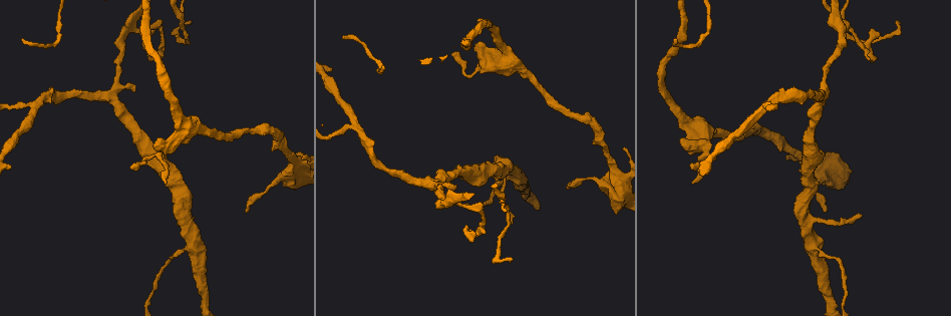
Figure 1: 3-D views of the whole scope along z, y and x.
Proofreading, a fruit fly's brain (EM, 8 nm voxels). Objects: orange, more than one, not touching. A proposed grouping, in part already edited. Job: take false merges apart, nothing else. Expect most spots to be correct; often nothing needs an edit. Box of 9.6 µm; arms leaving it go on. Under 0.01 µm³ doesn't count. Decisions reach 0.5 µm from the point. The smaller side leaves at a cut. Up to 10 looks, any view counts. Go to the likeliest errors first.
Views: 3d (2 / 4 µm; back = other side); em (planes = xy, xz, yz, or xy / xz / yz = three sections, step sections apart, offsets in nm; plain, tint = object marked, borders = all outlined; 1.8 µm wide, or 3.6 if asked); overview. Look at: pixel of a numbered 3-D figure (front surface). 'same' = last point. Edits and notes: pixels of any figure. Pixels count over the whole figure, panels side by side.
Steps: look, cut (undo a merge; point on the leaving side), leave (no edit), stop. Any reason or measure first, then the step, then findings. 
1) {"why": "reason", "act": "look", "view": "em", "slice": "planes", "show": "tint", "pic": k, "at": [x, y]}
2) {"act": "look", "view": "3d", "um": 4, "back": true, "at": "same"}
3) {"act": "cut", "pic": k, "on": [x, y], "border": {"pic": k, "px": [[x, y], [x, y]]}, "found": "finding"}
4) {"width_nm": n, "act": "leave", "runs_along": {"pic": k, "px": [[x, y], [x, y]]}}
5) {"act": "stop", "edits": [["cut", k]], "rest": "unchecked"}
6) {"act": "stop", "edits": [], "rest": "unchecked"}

{"act": "look", "view": "3d", "um": 2, "pic": 1, "at": [763, 108]}

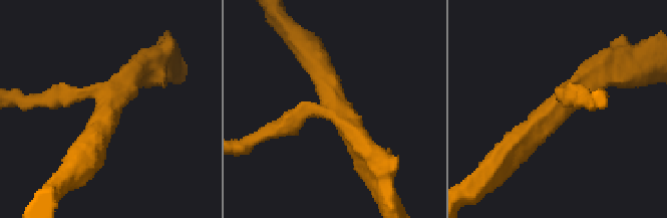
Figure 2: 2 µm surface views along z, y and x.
{"arms": 3, "why": "shape alone is not enough", "act": "look", "view": "em", "slice": "planes", "show": "tint", "pic": 2, "at": [340, 110]}

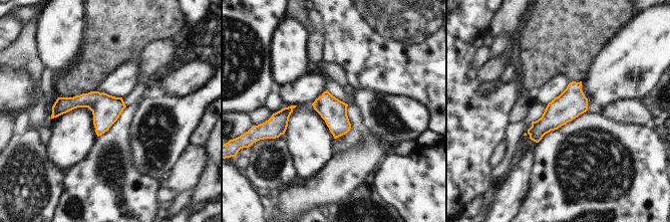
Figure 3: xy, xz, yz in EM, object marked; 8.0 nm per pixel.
{"act": "leave", "found": "all the same neuron"}

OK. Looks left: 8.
{"why": "abrupt turn", "act": "look", "view": "em", "um": 3.6, "slice": "yz", "step": 4, "show": "tint", "pic": 1, "at": [128, 30]}

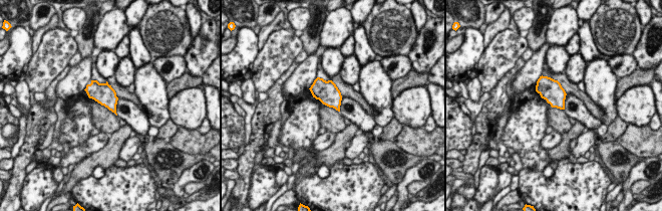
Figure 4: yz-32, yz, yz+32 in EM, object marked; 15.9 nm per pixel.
{"why": "cut it another way", "act": "look", "view": "em", "um": 3.6, "slice": "planes", "show": "tint", "at": "same"}

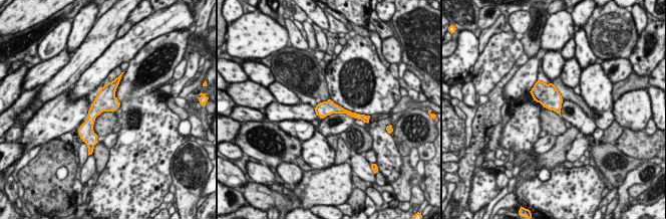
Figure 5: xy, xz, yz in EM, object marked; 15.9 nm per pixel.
{"act": "leave", "runs_along": {"pic": 5, "px": [[115, 81], [86, 130]]}, "found": "all the same neuron"}

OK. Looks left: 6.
{"why": "three-way junction", "act": "look", "view": "em", "slice": "planes", "show": "tint", "pic": 1, "at": [434, 185]}

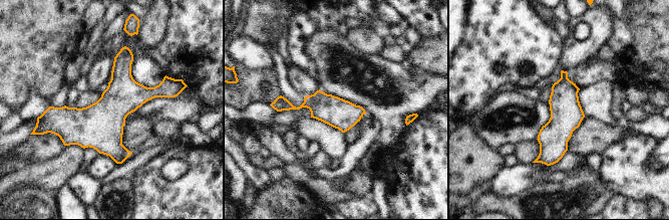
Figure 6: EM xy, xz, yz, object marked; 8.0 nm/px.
{"act": "leave", "runs_along": {"pic": 6, "px": [[170, 92], [51, 113]]}, "found": "one neuron here"}

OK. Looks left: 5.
{"why": "calibre changes", "act": "look", "view": "3d", "um": 4, "pic": 1, "at": [823, 161]}

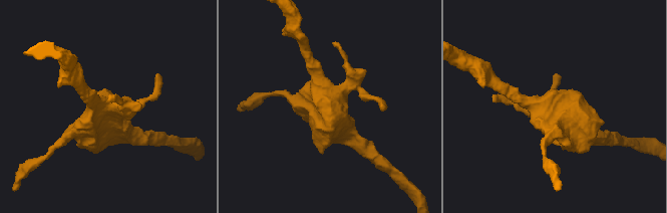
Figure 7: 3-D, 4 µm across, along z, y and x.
{"why": "now the EM", "act": "look", "view": "em", "um": 3.6, "slice": "planes", "show": "tint", "pic": 7, "at": [104, 104]}

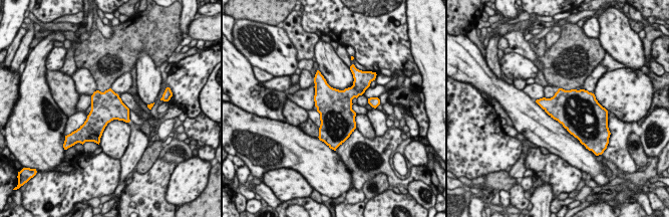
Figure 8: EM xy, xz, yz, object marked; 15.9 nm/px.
{"act": "leave", "found": "continuous, no second neuron"}

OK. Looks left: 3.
{"act": "stop", "edits": [], "rest": "unchecked"}

